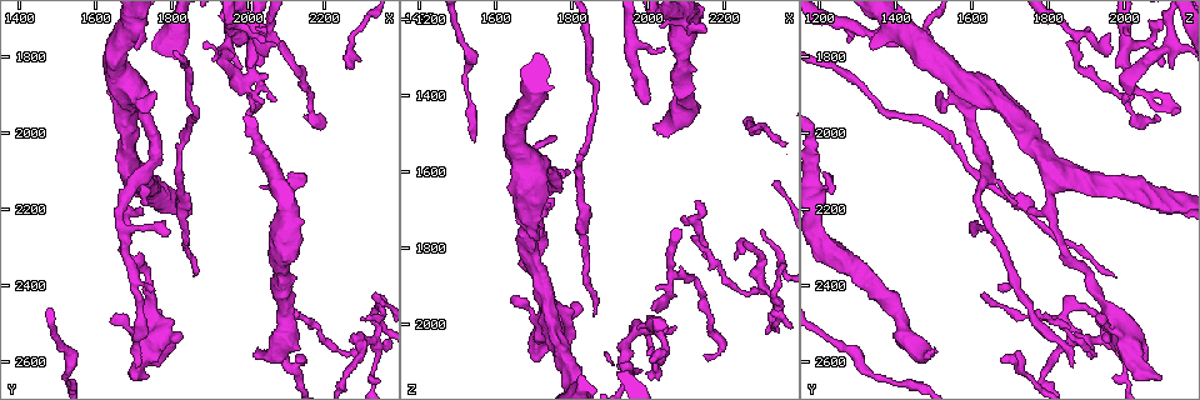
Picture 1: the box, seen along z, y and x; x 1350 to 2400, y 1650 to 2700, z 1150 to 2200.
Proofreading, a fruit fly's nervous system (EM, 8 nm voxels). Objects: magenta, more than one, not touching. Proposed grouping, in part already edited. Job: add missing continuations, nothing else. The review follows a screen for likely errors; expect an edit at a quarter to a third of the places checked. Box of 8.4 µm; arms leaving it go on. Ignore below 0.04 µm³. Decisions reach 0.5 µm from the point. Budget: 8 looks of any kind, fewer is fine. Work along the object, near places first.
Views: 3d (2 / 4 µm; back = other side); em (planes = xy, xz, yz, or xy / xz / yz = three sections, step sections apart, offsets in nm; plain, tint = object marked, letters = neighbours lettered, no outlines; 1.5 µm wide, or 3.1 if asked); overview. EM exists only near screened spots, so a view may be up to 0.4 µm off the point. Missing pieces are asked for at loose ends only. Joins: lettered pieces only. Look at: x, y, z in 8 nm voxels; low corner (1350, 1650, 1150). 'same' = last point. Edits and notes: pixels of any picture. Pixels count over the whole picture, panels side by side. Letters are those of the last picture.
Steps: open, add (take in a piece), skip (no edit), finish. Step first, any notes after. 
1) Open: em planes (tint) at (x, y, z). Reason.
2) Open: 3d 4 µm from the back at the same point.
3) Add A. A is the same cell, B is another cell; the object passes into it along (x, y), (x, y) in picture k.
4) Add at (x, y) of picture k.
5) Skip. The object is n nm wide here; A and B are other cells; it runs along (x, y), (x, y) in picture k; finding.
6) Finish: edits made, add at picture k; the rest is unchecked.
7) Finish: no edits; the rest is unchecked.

Open: 3d 4 µm at (2030, 2560, 1505). Branch stops here.

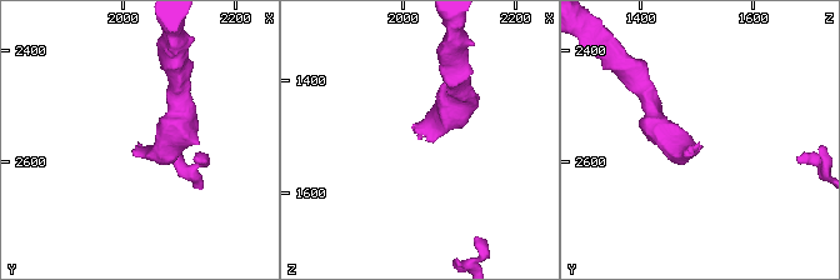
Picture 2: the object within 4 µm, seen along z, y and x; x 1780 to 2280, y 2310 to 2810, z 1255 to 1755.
Open: em planes (tint) at (2025, 2565, 1495). Need the tissue.

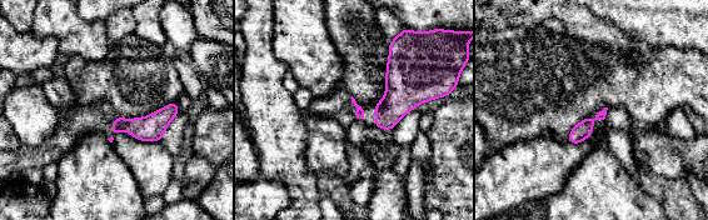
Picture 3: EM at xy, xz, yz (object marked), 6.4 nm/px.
Open: em planes (letters) at the same point. What lies round it.

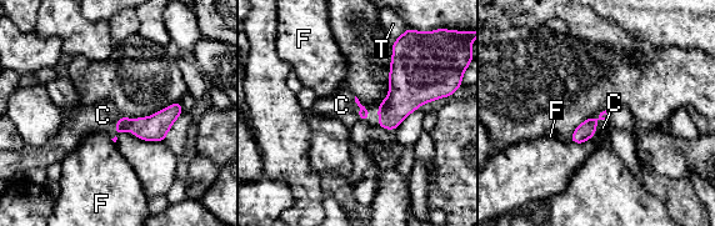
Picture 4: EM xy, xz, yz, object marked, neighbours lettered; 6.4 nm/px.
Add C. C is the same cell, F and T are other cells; the object passes into it along (584, 131), (599, 119), (603, 127) in picture 4; it goes on there.

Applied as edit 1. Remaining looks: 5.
Open: overview. Redraw.

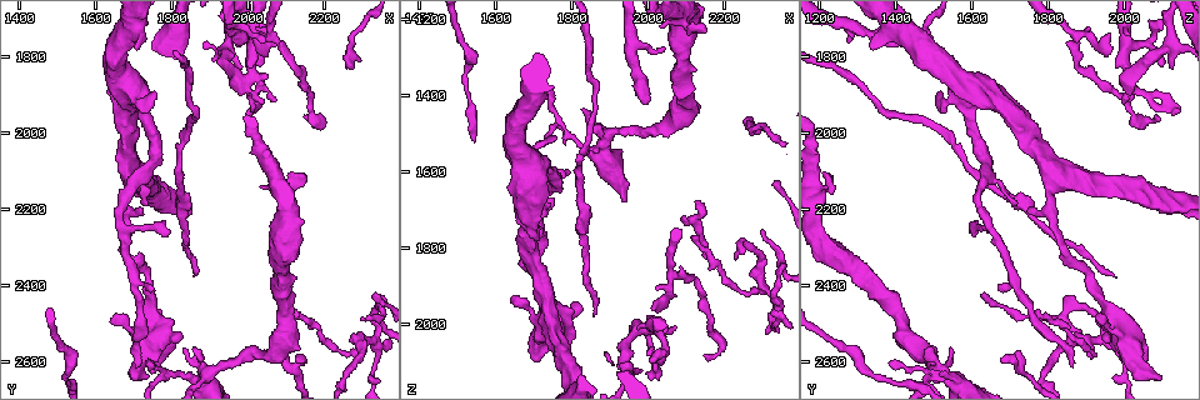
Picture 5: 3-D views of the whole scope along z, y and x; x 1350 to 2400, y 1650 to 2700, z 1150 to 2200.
Open: em xz step 4 (letters) at (1715, 2615, 1865). Free end.

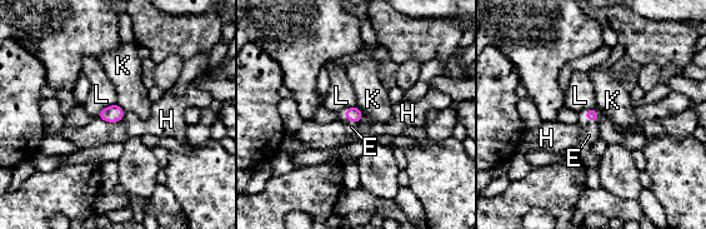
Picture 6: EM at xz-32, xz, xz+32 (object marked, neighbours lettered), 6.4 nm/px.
Add E. E is the same cell, H, K and L are other cells; the object passes into it along (354, 114), (348, 119), (351, 127) in picture 6; the cell continues.

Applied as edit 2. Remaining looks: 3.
Open: em xy step 8 (letters) at (2125, 2455, 1770). Tapers out.

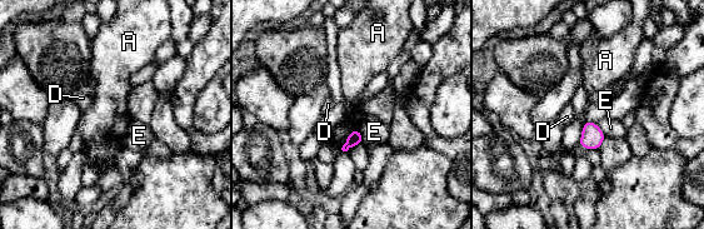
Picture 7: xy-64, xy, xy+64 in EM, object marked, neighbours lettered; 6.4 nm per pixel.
Open: em planes (letters) at the same point. Cut it another way.

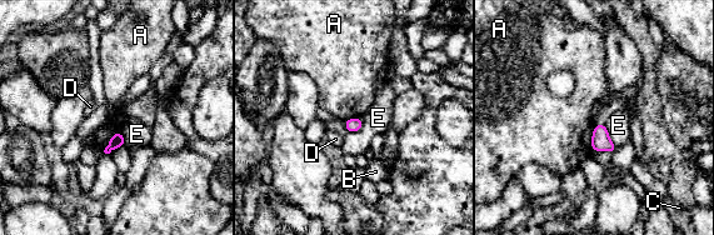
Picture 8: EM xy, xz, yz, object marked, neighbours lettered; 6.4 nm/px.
Skip. The object is 70 nm wide here; the longest contact is with A, 170 nm; A, B, C, D and E are other cells; none of them fits.

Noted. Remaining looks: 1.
Finish: edits made, add at picture 4, add at picture 6; the rest is unchecked.

